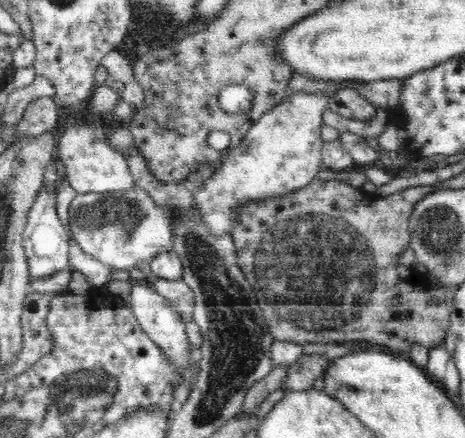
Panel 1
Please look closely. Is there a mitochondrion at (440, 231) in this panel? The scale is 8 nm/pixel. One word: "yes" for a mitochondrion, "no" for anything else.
yes

